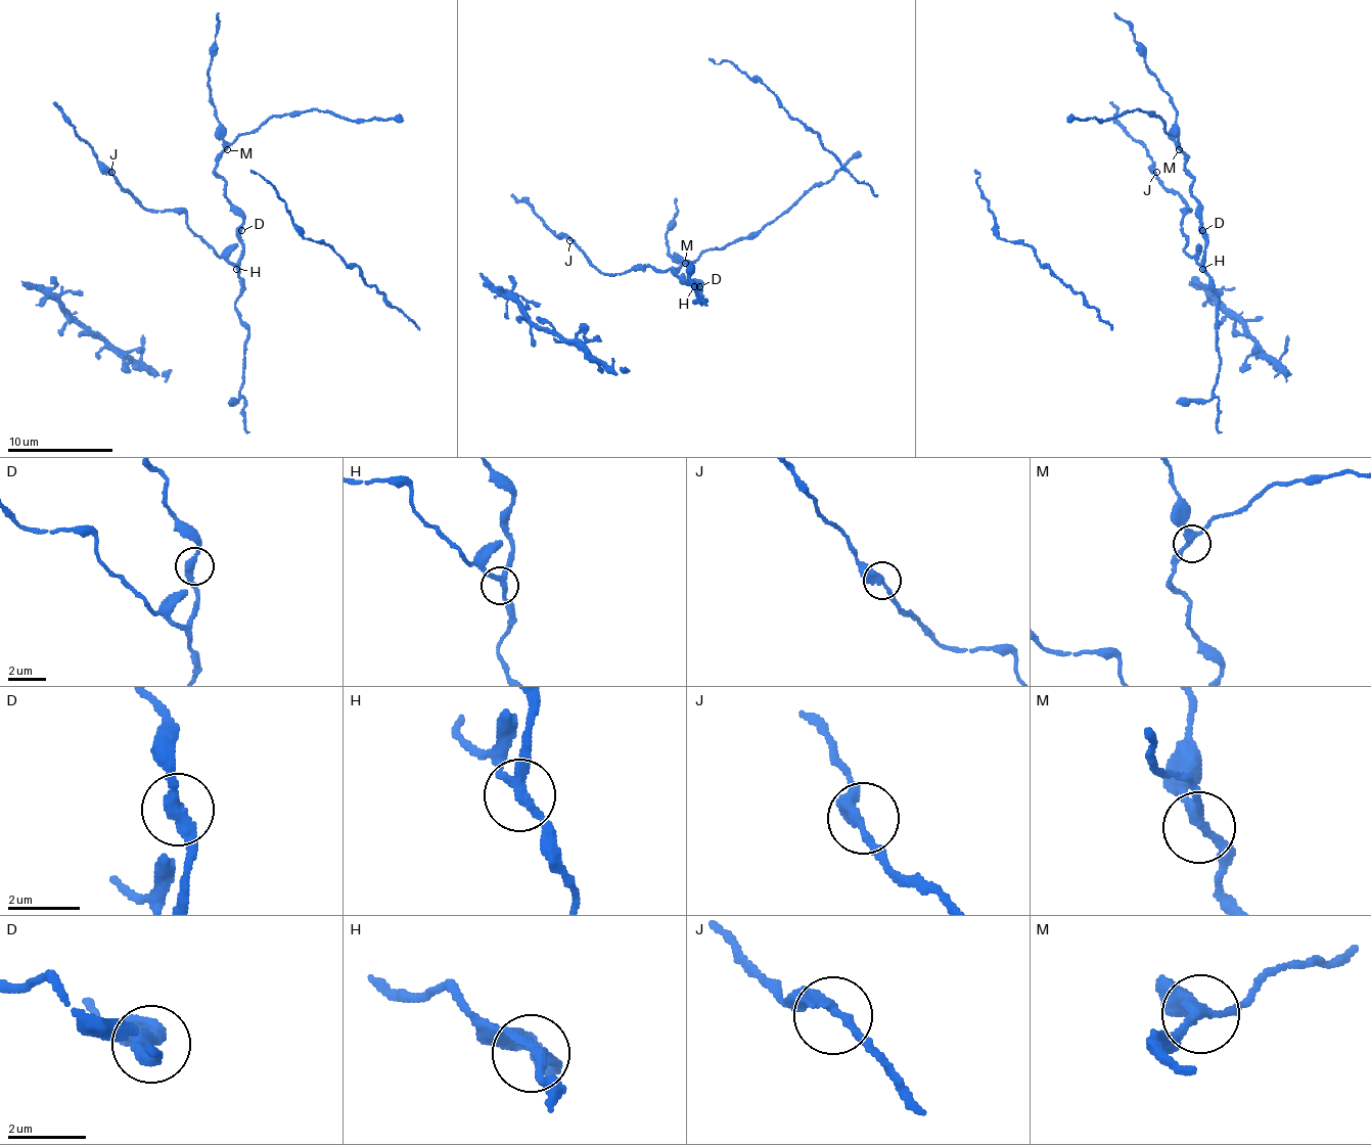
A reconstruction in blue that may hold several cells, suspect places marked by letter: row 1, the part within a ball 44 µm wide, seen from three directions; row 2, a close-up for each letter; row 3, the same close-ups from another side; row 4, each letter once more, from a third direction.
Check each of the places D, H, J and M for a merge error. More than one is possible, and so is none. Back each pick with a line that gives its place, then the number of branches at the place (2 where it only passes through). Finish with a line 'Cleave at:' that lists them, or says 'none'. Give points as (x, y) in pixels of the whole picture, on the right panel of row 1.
Cleave at: none

